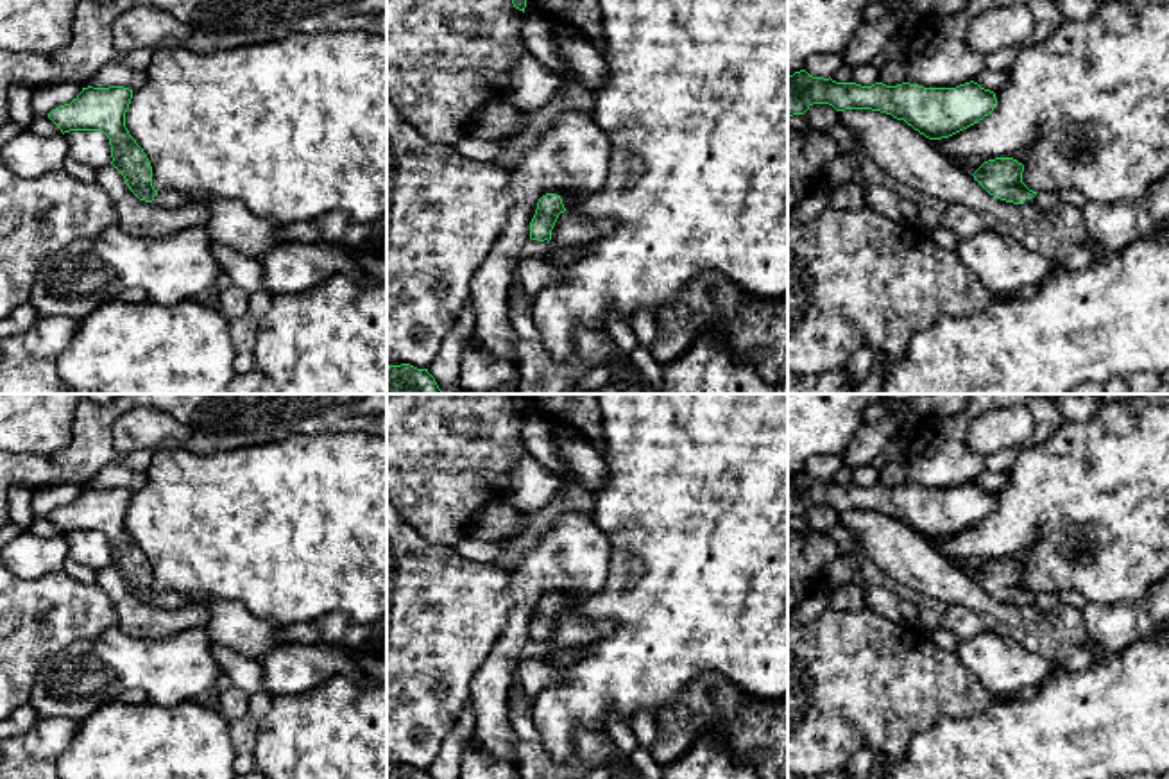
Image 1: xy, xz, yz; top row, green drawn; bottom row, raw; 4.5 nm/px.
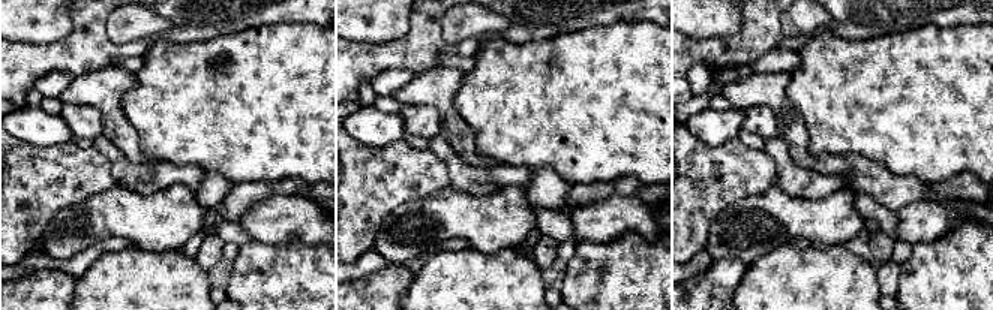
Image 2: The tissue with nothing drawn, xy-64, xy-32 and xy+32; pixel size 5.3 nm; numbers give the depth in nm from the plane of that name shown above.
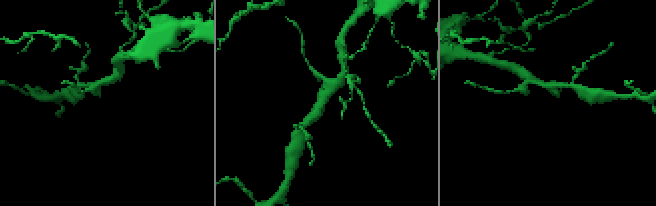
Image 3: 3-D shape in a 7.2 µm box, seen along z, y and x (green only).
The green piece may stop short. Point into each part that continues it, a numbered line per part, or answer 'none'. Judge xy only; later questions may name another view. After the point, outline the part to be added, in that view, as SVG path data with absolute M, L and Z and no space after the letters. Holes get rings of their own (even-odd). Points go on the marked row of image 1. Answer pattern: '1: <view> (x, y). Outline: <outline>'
1: xy (169, 199). Outline: M166 190L166 192L158 192L152 204L165 206L165 208L177 208L177 206L188 204L192 201L195 201L195 199L192 199L190 195L184 195L184 193L179 193L174 190Z

